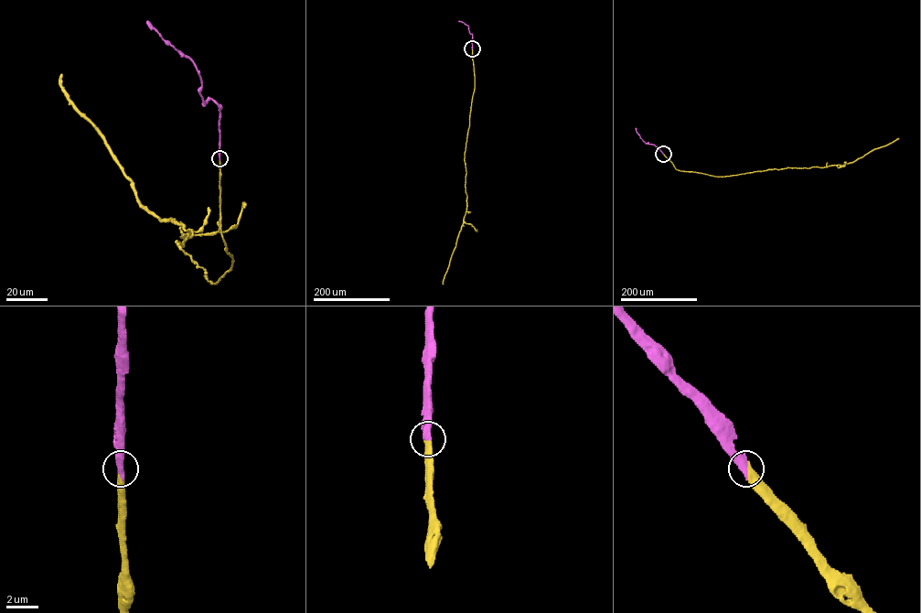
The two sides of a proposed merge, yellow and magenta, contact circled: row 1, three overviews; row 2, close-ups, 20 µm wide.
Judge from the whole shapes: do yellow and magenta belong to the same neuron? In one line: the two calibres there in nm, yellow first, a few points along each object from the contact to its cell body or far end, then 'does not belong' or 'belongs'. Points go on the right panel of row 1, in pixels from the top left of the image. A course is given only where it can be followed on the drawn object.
440/550 nm | yellow via (663, 154), (678, 170), (725, 177), (769, 169), (843, 165), (899, 138) | magenta via (663, 154), (654, 145), (646, 143), (636, 128) | belongs

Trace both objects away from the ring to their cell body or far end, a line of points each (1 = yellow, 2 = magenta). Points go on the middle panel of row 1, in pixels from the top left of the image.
1: (472, 48), (475, 88), (464, 159), (466, 209), (443, 284)
2: (472, 48), (472, 35), (468, 26), (458, 21)

